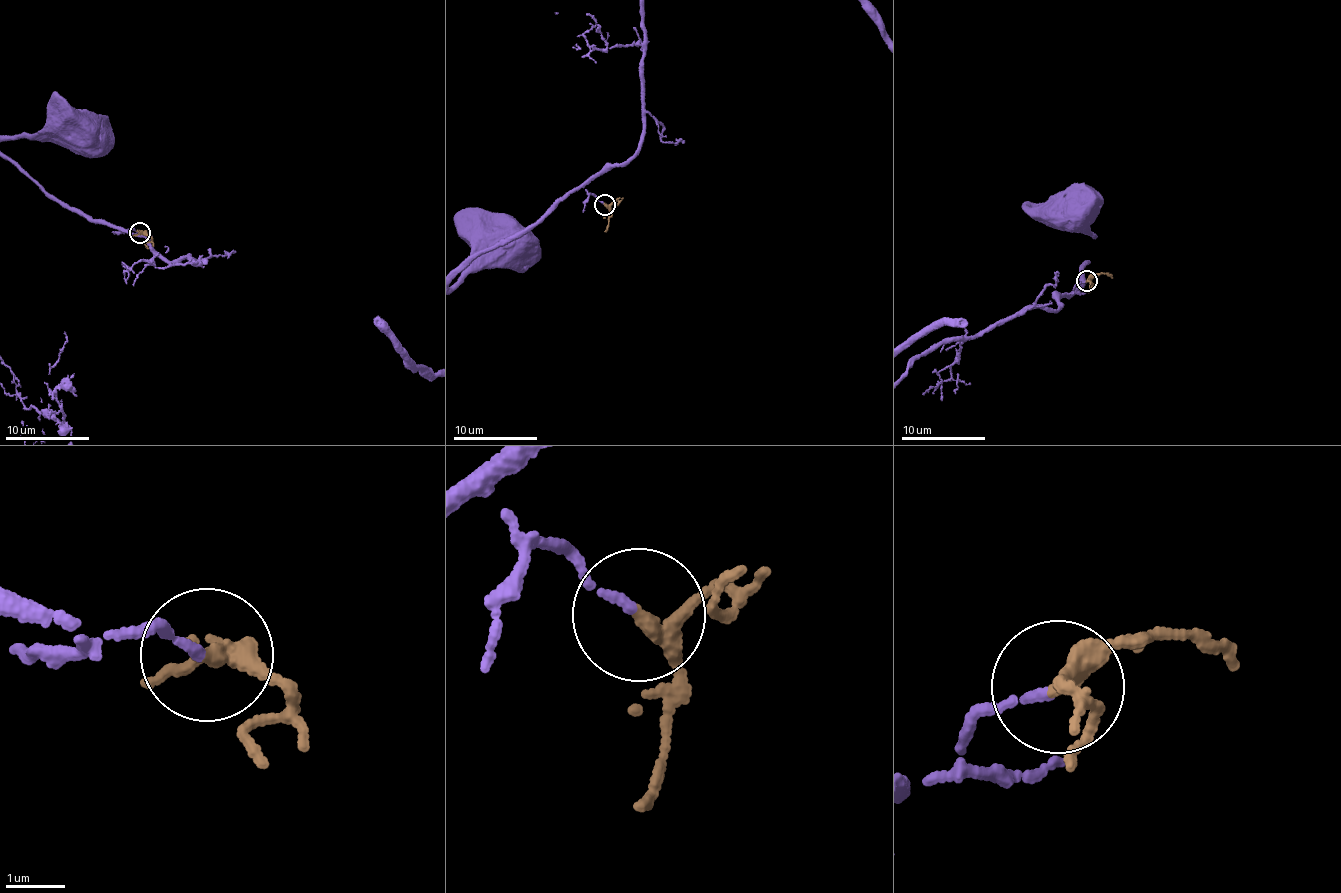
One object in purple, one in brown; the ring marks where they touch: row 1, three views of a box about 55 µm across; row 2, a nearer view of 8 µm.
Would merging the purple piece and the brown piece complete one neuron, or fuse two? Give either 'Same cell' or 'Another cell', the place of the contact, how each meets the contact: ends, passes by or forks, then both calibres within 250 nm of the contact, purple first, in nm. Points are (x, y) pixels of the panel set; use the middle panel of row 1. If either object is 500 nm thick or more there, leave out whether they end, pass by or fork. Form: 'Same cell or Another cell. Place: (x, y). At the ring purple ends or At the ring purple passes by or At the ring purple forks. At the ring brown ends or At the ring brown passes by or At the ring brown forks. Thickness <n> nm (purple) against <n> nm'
Same cell. Place: (605, 204). At the ring purple ends. At the ring brown passes by. Thickness 120 nm (purple) against 260 nm

